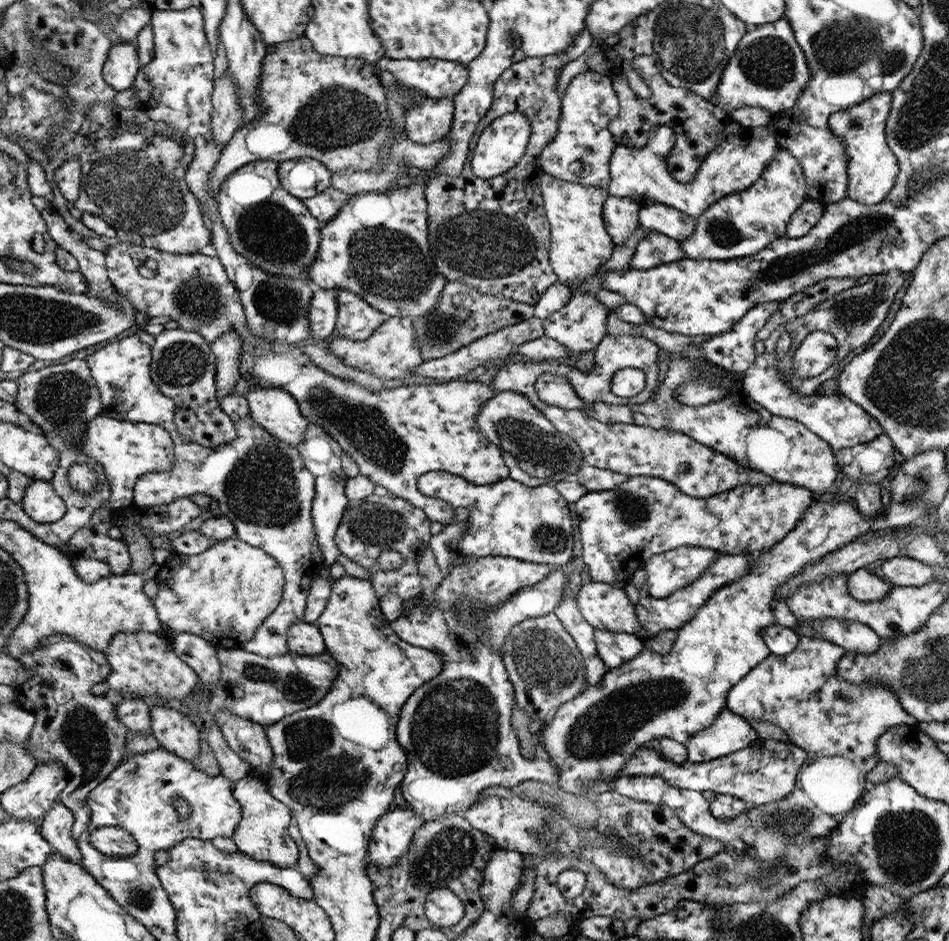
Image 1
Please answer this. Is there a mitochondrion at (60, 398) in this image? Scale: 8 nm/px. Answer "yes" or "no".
yes

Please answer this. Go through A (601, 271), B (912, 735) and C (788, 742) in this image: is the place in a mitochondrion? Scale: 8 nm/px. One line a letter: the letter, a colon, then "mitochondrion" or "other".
A: other
B: other
C: other

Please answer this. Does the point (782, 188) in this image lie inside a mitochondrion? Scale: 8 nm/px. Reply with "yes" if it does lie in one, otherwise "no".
no

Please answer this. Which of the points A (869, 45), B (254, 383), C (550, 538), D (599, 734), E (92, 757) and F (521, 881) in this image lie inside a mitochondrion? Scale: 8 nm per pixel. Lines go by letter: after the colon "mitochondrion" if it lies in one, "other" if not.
A: mitochondrion
B: other
C: mitochondrion
D: mitochondrion
E: mitochondrion
F: other

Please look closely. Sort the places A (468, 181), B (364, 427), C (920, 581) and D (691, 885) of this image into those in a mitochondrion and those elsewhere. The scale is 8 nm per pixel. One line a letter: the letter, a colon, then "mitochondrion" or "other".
A: other
B: mitochondrion
C: other
D: other

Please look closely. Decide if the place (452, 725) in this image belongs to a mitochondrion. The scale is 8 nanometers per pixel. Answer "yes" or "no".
yes

